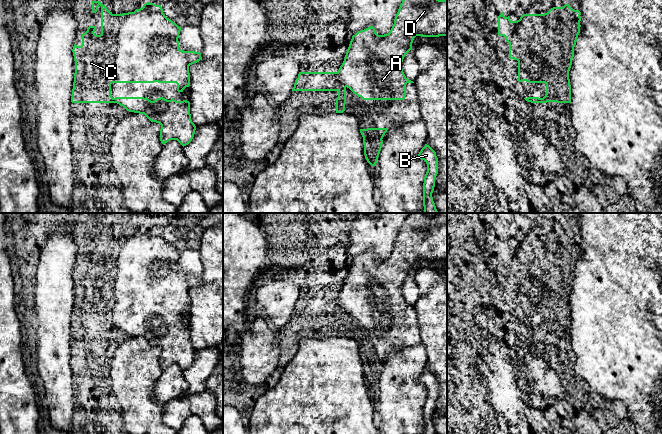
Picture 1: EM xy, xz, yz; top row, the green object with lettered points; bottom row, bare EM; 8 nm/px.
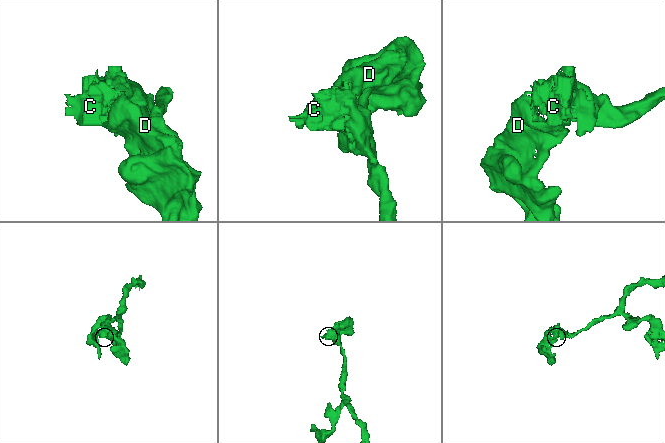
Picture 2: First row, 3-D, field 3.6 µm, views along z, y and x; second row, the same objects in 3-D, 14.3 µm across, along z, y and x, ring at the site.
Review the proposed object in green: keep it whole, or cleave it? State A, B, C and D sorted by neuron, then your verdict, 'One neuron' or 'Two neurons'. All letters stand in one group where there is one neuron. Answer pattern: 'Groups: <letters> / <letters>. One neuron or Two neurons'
Groups: A B C D. One neuron

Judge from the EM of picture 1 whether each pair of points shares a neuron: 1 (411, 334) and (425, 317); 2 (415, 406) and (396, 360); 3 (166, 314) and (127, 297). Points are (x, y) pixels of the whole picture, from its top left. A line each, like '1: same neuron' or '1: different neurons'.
1: different neurons
2: same neuron
3: same neuron

